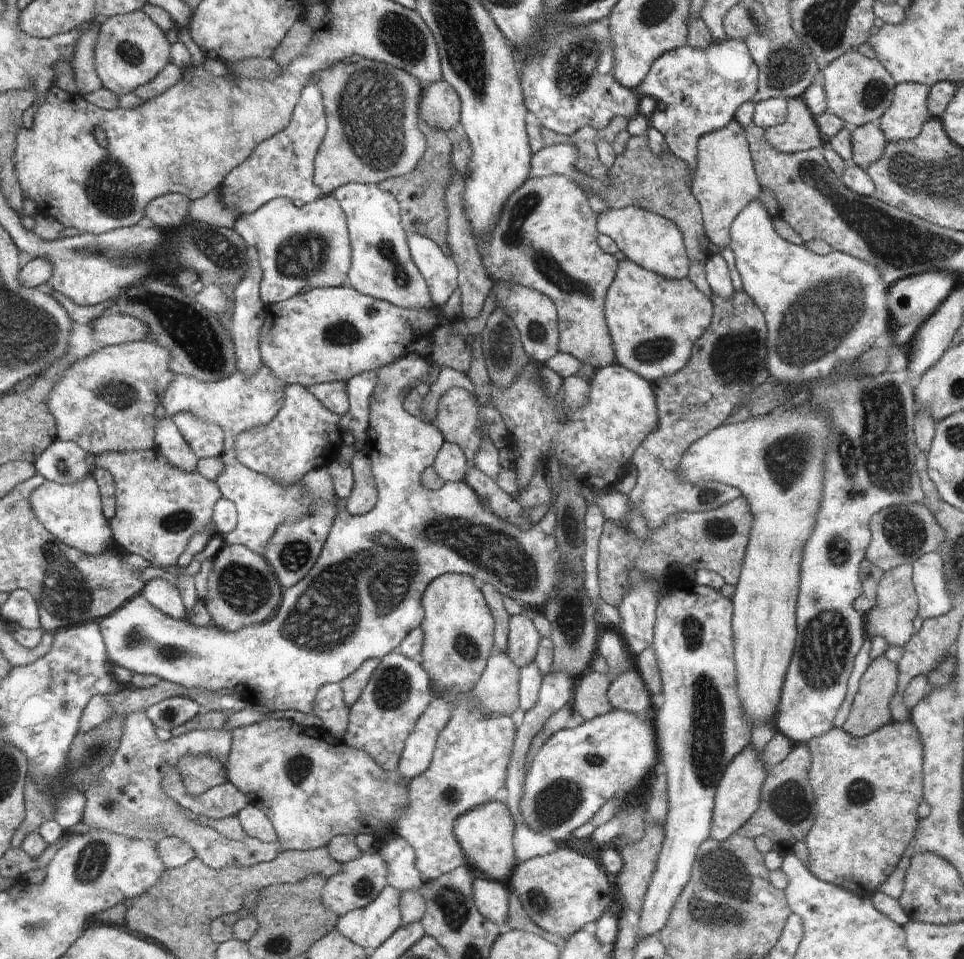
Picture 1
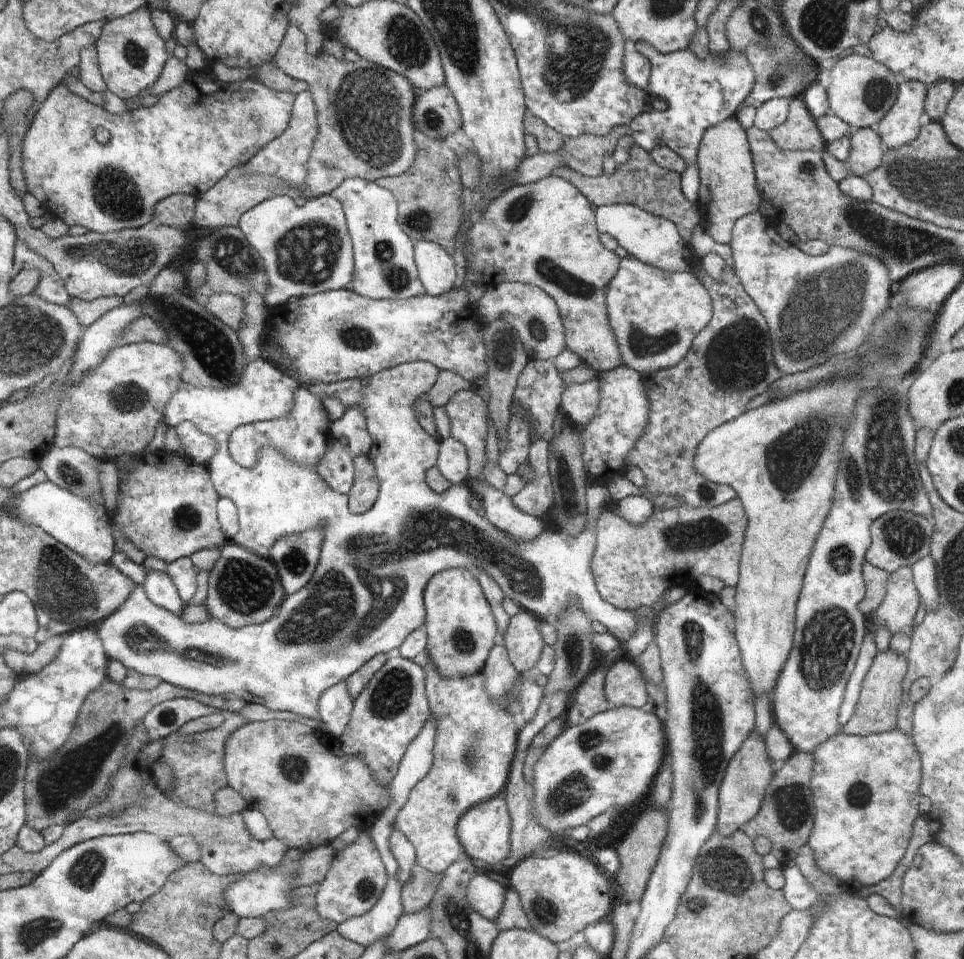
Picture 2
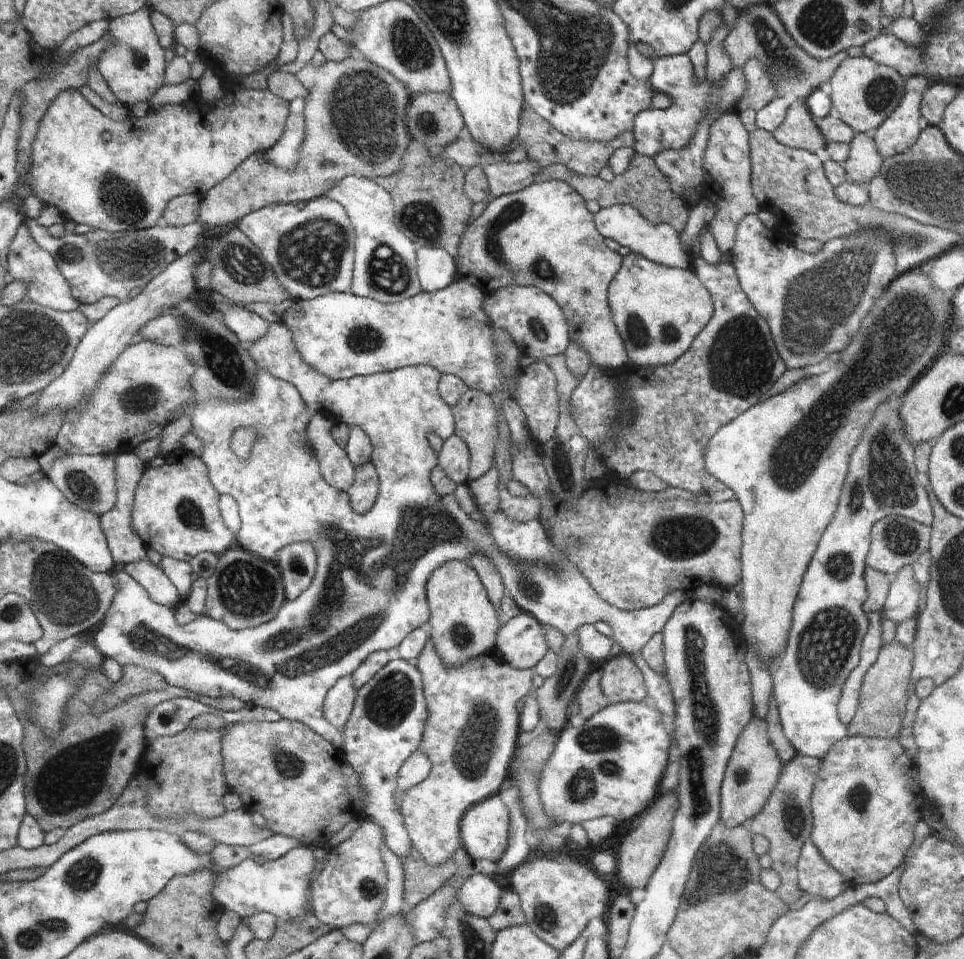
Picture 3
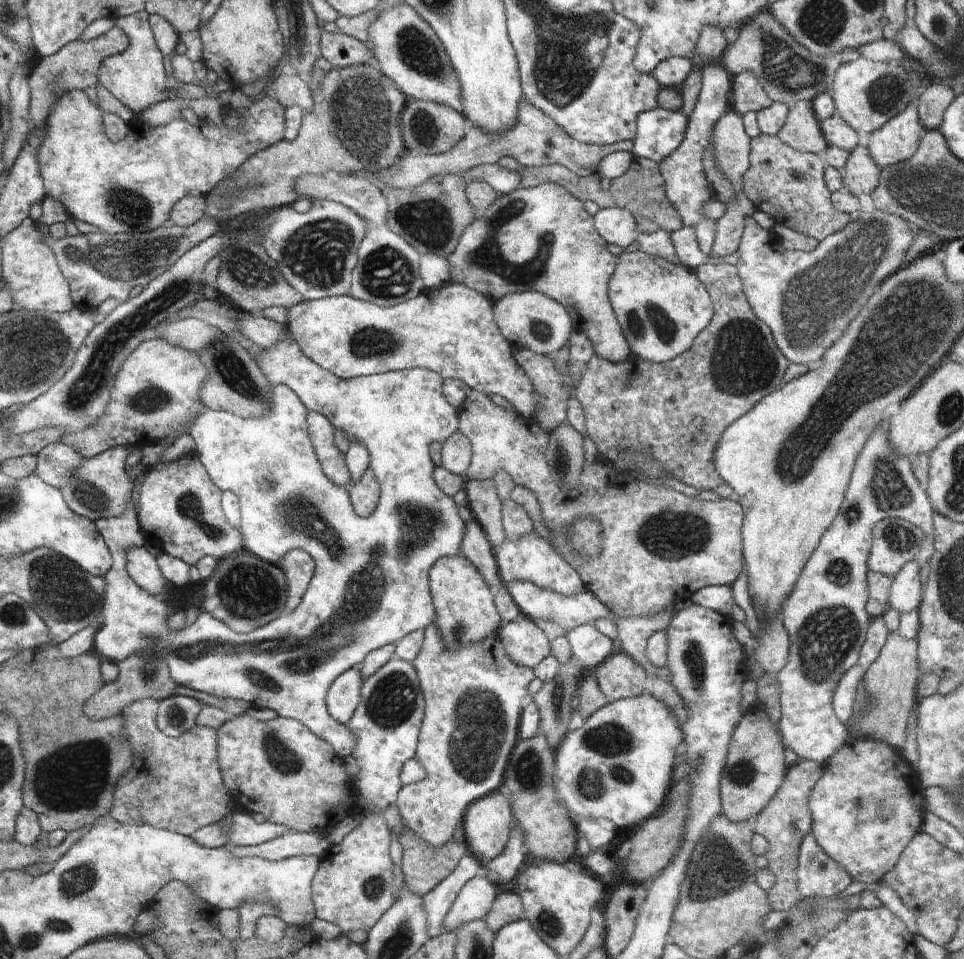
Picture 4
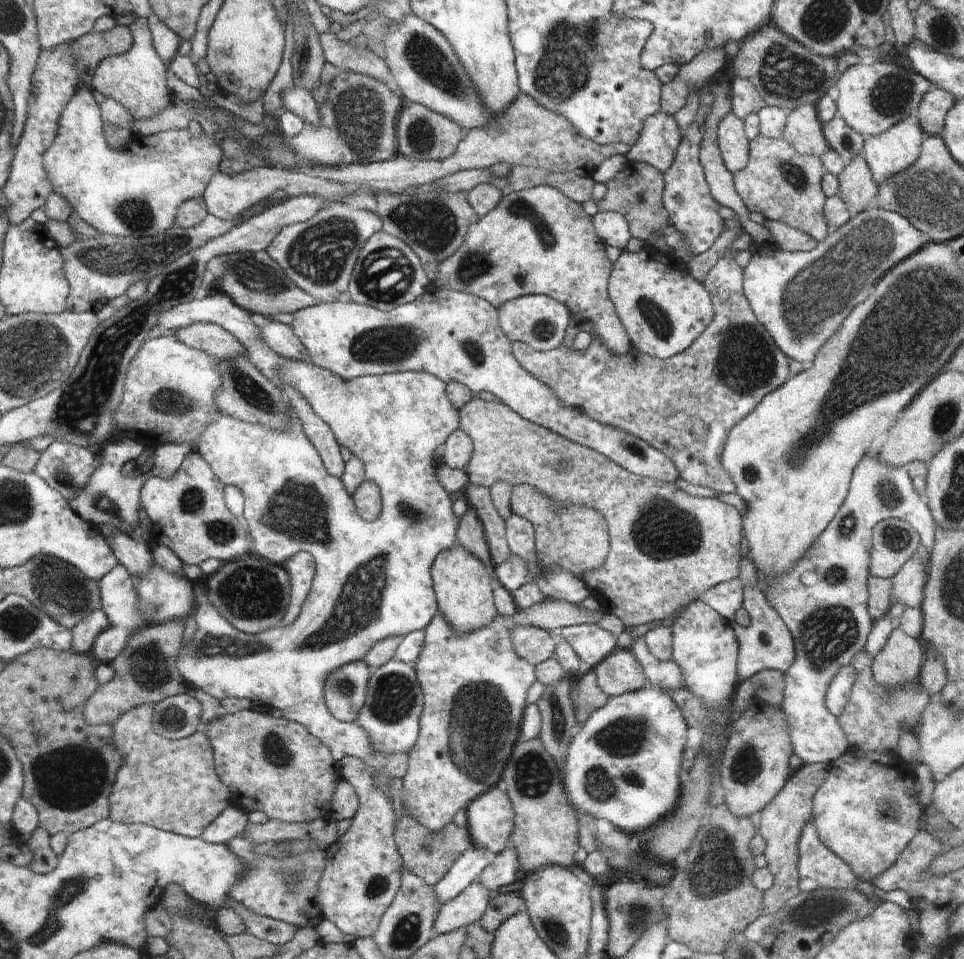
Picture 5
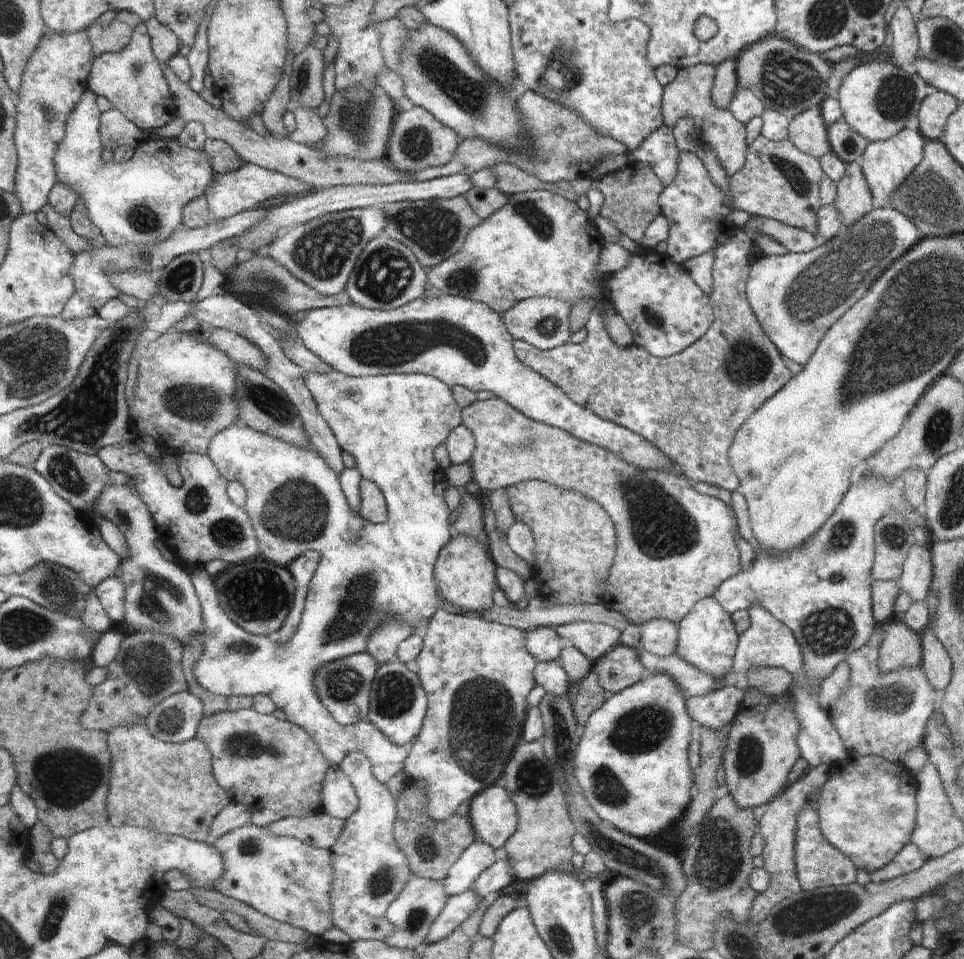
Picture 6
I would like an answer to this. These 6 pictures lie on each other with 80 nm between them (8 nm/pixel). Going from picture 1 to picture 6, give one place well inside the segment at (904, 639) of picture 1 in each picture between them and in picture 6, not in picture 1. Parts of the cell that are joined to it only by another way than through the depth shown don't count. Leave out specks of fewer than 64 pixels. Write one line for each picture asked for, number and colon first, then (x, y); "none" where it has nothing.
2: (896, 613)
3: (901, 603)
4: (905, 593)
5: (908, 584)
6: (916, 577)

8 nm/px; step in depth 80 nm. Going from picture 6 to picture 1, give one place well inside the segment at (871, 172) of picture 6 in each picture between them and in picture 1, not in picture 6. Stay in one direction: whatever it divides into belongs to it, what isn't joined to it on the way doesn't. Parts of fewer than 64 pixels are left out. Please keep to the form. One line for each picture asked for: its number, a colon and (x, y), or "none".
1: (904, 119)
2: (900, 126)
3: (899, 131)
4: (897, 140)
5: (894, 150)

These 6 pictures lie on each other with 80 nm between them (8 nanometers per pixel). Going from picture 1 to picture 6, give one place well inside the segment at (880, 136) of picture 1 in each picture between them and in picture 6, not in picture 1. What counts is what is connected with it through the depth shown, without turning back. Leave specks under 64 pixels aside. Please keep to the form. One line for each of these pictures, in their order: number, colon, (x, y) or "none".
2: (867, 150)
3: (864, 161)
4: (860, 174)
5: (857, 187)
6: (853, 200)

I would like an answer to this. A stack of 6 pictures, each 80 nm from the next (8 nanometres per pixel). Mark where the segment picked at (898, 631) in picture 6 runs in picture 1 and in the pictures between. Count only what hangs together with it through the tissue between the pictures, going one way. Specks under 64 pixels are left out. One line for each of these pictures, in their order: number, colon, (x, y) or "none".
1: (870, 710)
2: (876, 711)
3: (882, 702)
4: (891, 680)
5: (899, 663)

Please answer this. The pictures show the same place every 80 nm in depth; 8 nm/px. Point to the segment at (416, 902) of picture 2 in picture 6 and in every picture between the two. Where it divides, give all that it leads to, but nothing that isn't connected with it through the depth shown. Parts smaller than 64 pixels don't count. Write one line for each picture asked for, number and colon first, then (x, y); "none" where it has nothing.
3: (421, 881)
4: (424, 867)
5: (429, 856)
6: (431, 847)

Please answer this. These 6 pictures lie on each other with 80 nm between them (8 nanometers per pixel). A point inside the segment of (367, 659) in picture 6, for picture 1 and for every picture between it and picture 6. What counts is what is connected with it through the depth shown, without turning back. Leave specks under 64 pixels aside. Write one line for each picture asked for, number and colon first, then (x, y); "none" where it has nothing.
1: (329, 705)
2: (335, 705)
3: (338, 705)
4: (344, 694)
5: (345, 693)

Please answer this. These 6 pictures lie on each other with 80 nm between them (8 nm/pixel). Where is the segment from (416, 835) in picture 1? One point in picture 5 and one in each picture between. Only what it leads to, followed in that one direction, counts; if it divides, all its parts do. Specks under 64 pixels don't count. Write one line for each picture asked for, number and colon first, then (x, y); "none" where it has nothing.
2: (475, 740)
3: (471, 733)
4: (474, 696)
5: (474, 686)

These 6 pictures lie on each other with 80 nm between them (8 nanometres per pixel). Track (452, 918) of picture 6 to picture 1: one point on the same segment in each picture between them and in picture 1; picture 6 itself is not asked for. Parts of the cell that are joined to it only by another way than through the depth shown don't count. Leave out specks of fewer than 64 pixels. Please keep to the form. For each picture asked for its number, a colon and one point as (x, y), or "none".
1: (491, 897)
2: (486, 896)
3: (480, 895)
4: (474, 902)
5: (467, 908)

